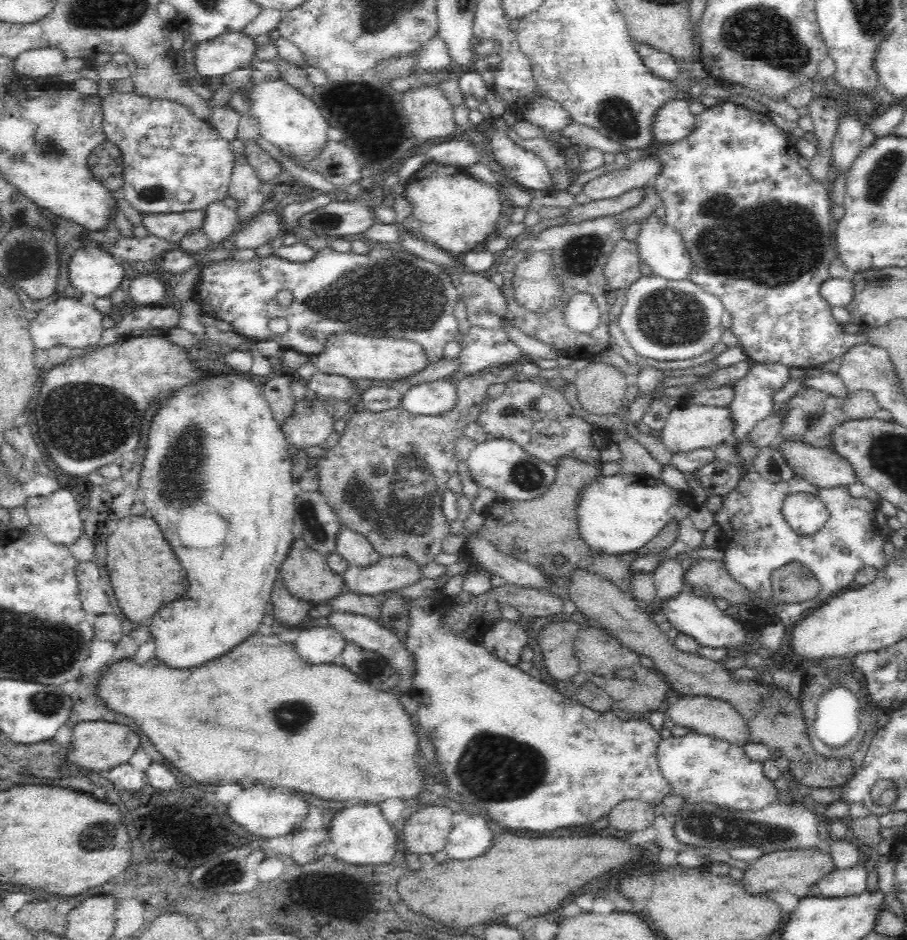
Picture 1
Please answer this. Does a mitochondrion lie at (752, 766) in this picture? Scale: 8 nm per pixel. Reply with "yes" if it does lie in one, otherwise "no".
no

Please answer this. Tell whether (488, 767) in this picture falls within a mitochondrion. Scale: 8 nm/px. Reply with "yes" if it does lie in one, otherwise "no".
yes

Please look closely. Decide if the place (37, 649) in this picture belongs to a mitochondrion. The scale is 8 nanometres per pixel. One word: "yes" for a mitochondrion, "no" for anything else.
yes

